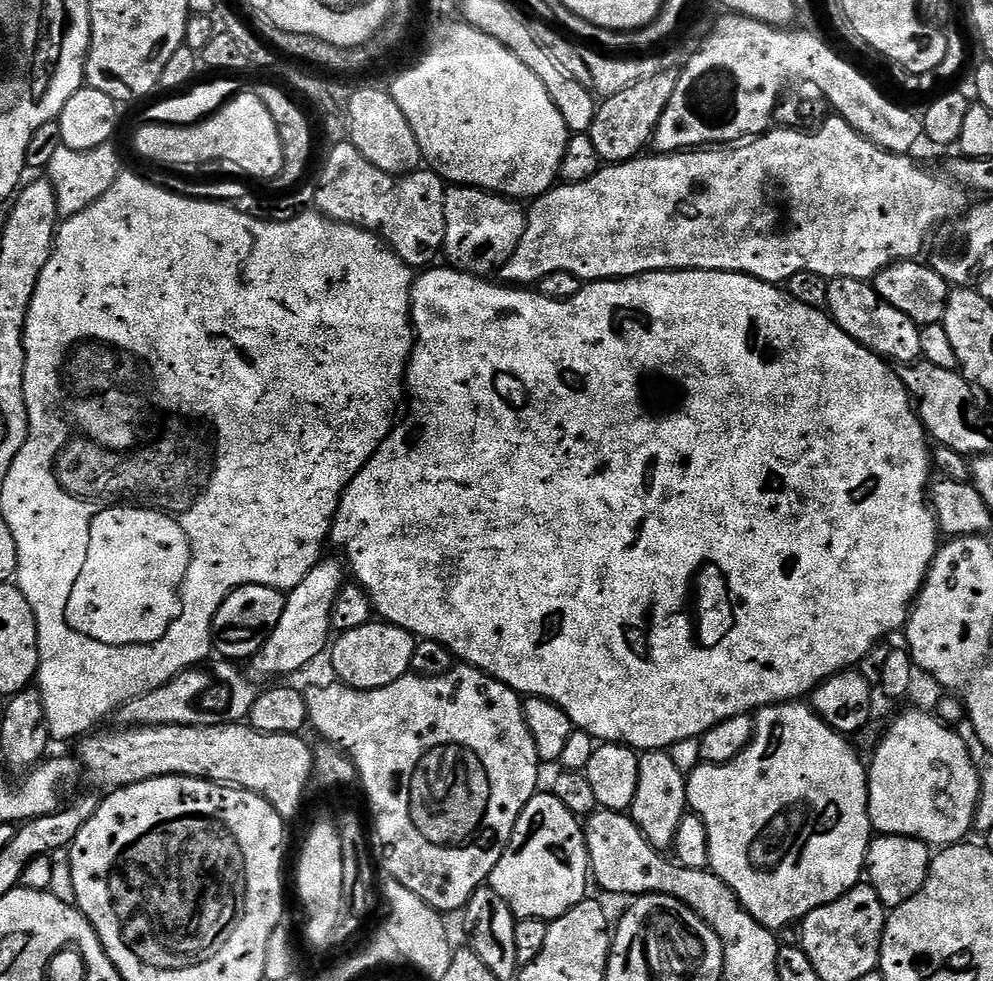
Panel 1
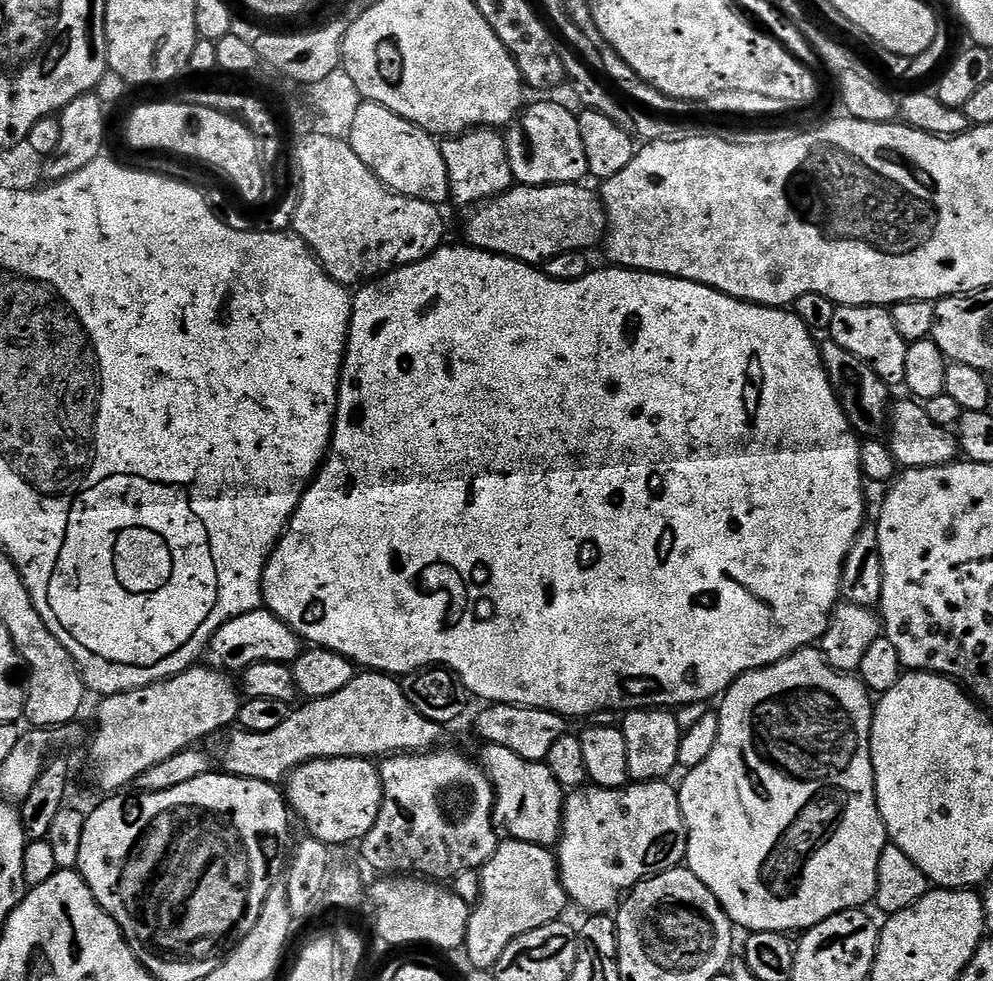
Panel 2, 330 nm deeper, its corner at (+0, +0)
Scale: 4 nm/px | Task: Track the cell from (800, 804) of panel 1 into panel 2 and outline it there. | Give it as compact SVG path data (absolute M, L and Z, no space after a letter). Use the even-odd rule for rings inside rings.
M809 646L782 658L782 662L774 662L770 666L740 676L728 687L719 704L720 725L718 742L714 742L714 750L710 750L702 766L687 769L685 776L688 777L678 784L680 809L688 831L686 857L688 869L708 887L714 898L718 898L724 913L728 915L733 925L737 929L745 928L745 933L748 934L753 932L800 934L818 926L834 914L860 910L868 906L864 904L871 905L878 882L878 858L882 858L882 850L890 841L876 801L876 775L870 750L874 700L864 687L864 683L855 675L831 668L824 660L819 647Z

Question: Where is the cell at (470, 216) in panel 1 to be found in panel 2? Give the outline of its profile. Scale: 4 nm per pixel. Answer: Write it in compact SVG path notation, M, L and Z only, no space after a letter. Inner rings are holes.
M473 128L459 136L441 139L439 145L442 162L446 162L446 174L450 178L448 194L451 203L480 206L513 187L508 142L497 129Z

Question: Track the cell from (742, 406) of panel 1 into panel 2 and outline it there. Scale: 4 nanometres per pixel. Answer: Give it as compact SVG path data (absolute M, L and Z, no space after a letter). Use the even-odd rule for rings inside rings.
M441 246L417 264L395 268L365 283L353 295L348 345L344 351L344 364L340 368L332 443L328 446L328 454L320 471L305 490L298 510L290 518L288 527L280 535L276 549L268 560L264 571L263 607L282 618L286 626L299 634L301 641L342 654L361 669L386 672L390 676L403 678L408 673L439 666L453 673L473 697L476 695L478 699L484 700L480 702L520 704L524 708L557 712L565 718L590 718L596 712L627 714L635 712L637 708L675 710L684 704L712 702L712 699L715 701L723 697L728 687L747 672L782 662L782 658L815 645L828 628L832 613L841 599L840 579L846 554L850 554L854 538L858 538L866 523L866 481L860 469L861 437L850 426L830 386L817 337L797 318L795 311L735 300L725 292L705 284L696 284L692 280L680 280L677 276L660 276L657 272L637 272L634 268L619 266L607 266L601 272L589 270L574 282L551 280L539 267L523 264L521 260L511 260L509 256L498 256L495 252L485 252L483 248L471 246L448 247Z

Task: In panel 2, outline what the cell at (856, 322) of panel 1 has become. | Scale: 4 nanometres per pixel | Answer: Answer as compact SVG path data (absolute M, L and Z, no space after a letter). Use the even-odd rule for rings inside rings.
M842 304L834 310L834 322L830 322L828 327L830 339L842 350L854 354L866 366L878 374L878 378L889 386L903 385L906 378L906 350L909 343L898 334L894 326L894 318L887 307L878 304L863 304L854 306L853 304Z

